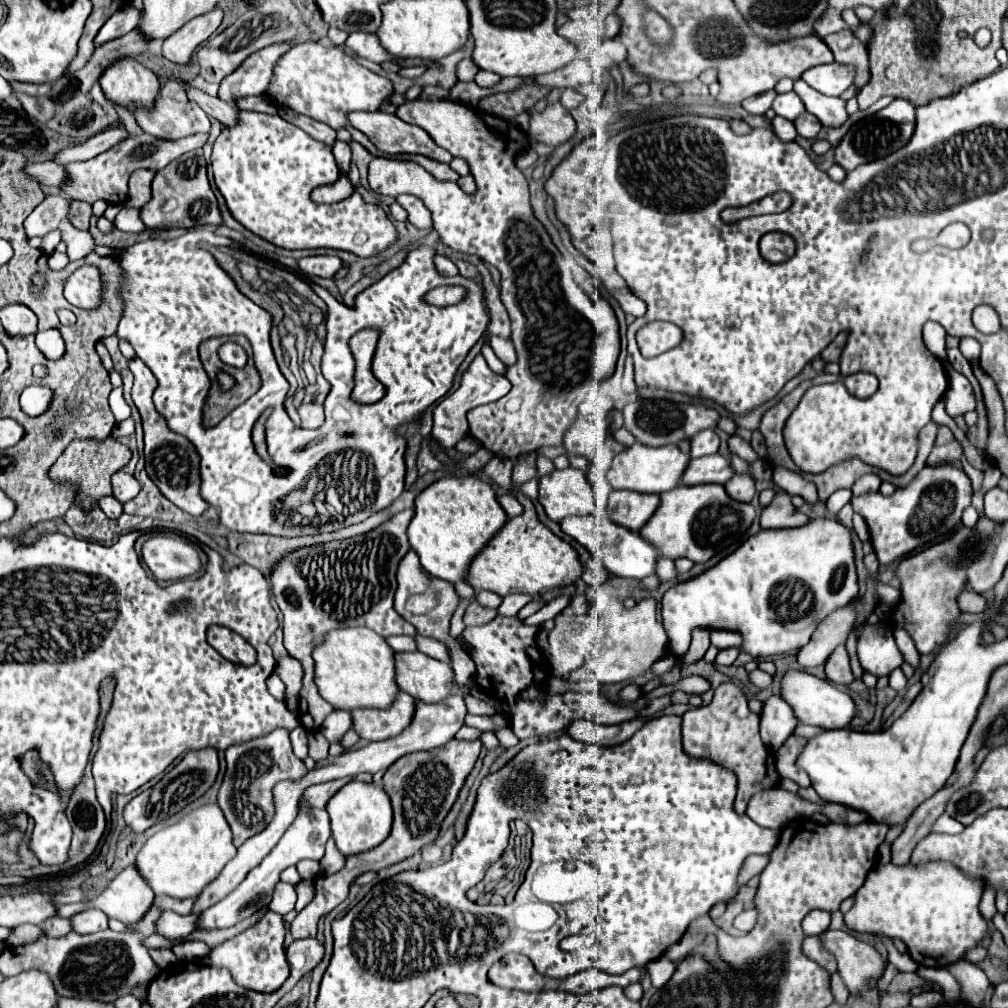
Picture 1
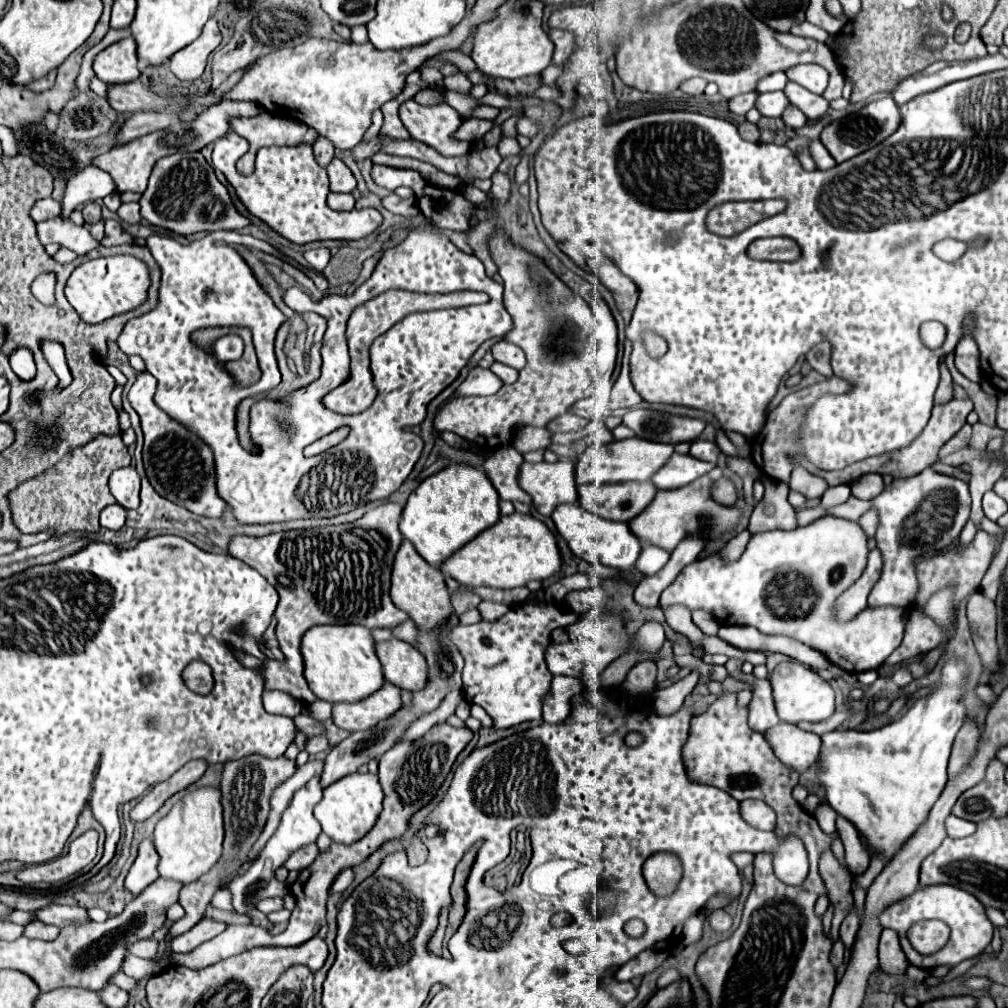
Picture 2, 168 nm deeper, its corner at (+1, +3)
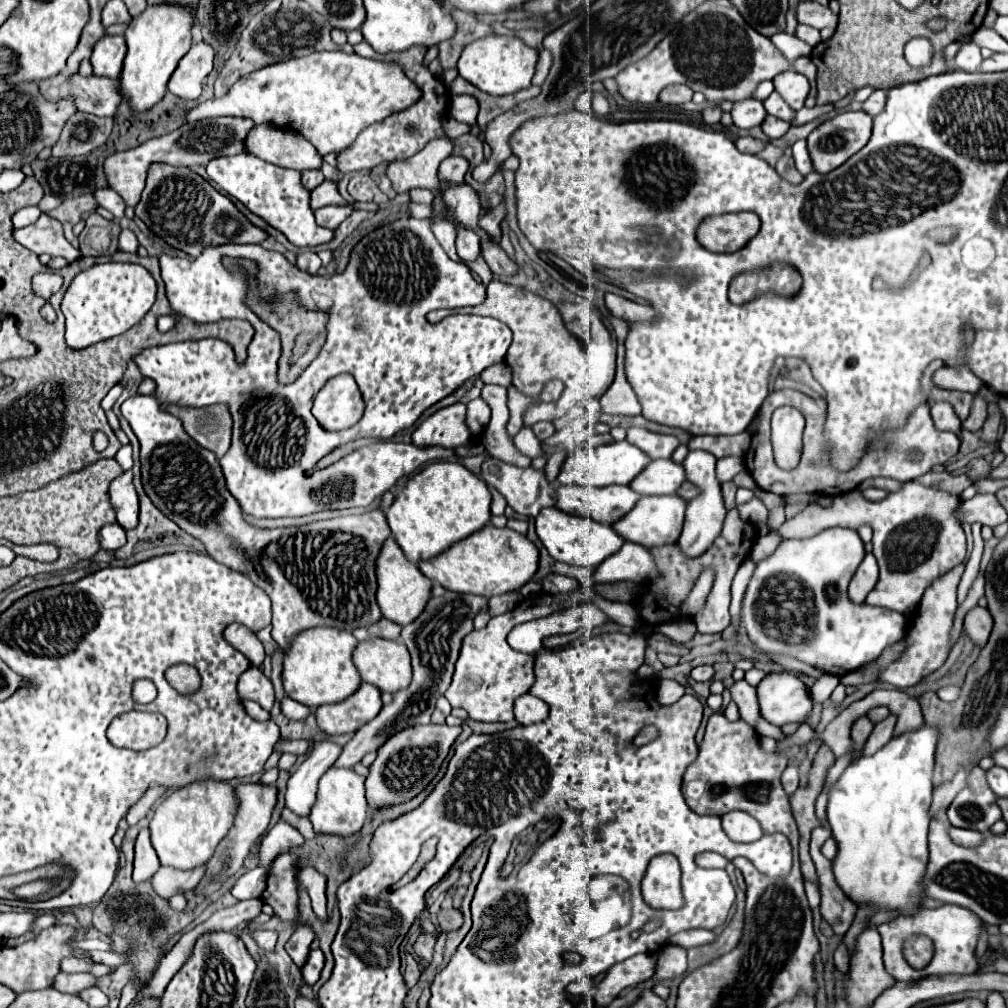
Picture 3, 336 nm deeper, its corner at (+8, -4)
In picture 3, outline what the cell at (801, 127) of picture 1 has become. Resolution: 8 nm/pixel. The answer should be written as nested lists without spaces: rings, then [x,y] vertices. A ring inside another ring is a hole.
[[[768,115],[768,117],[764,119],[764,123],[762,123],[762,131],[764,131],[770,139],[780,139],[788,129],[790,129],[790,123],[788,123],[788,121],[782,121],[782,119],[772,117],[772,115]]]

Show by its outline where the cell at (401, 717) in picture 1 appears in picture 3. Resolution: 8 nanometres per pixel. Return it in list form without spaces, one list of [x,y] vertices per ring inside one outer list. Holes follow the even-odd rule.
[[[362,683],[348,701],[334,703],[334,705],[320,705],[314,715],[318,727],[326,735],[344,735],[356,733],[362,725],[372,721],[382,709],[380,691],[374,685]]]

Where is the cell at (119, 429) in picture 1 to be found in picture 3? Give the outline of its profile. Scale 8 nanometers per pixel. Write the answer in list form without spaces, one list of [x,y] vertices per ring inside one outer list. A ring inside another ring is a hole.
[[[129,444],[122,445],[116,453],[115,459],[124,471],[131,469],[133,466],[132,447]]]

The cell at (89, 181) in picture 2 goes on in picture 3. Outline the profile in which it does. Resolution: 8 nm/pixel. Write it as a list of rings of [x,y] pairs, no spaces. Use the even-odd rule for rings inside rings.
[[[110,187],[96,189],[96,191],[94,191],[94,199],[96,199],[98,207],[104,207],[104,209],[112,211],[116,219],[120,219],[120,217],[124,215],[124,209],[126,209],[124,199],[120,199],[120,195],[118,195],[114,189],[110,189]]]

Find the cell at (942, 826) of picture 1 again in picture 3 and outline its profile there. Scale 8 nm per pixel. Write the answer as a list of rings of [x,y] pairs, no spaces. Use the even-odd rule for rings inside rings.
[[[950,827],[950,839],[956,843],[956,845],[964,845],[964,847],[972,847],[976,843],[980,843],[982,839],[982,833],[974,831],[974,829],[956,829],[956,827]]]

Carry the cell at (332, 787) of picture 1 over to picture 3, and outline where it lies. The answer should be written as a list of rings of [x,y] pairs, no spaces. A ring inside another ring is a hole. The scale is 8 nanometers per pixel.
[[[446,591],[442,597],[432,597],[424,613],[402,629],[402,641],[406,643],[412,657],[412,669],[414,669],[412,683],[408,685],[406,691],[404,689],[396,691],[394,701],[390,705],[384,705],[376,719],[372,719],[370,723],[360,727],[360,731],[354,733],[354,737],[342,747],[342,753],[336,759],[334,767],[352,769],[356,763],[362,761],[366,753],[378,751],[398,731],[404,731],[414,725],[430,723],[438,697],[442,697],[452,683],[454,663],[458,659],[458,651],[460,651],[464,635],[470,633],[470,621],[476,617],[480,609],[486,607],[486,601],[488,599],[480,595]]]

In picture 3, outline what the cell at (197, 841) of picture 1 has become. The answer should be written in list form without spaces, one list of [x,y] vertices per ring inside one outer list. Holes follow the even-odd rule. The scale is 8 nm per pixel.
[[[206,779],[186,785],[188,789],[172,791],[154,811],[150,821],[152,847],[158,853],[158,859],[164,867],[174,869],[196,869],[208,863],[214,855],[216,845],[226,835],[232,825],[232,815],[236,813],[236,797],[232,795],[234,787],[222,781]]]

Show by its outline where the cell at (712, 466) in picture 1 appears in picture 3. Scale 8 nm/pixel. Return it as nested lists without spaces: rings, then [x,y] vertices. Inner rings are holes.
[[[656,459],[648,465],[648,471],[642,471],[636,477],[636,483],[632,483],[630,487],[640,495],[674,495],[684,481],[686,481],[686,471],[680,463],[674,463],[672,459]]]

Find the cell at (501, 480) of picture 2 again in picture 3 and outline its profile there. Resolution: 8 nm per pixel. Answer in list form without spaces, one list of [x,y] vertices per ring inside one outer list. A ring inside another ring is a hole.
[[[490,487],[490,493],[492,493],[492,515],[504,515],[504,509],[506,509],[506,499],[500,495],[498,489]]]

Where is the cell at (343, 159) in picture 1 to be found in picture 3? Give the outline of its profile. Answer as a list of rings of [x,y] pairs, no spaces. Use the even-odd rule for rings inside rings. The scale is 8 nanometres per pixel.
[[[326,179],[324,183],[320,183],[320,185],[312,191],[310,203],[312,203],[312,209],[320,209],[320,207],[326,207],[326,205],[350,205],[350,203],[340,195],[336,181],[330,181],[330,179]]]

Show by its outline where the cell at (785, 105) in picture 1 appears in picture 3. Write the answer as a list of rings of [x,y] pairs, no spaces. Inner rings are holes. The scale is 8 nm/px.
[[[744,99],[744,101],[736,101],[734,109],[732,109],[732,119],[734,125],[742,127],[742,129],[752,129],[756,125],[760,125],[766,119],[766,109],[762,105],[762,101],[756,99]]]

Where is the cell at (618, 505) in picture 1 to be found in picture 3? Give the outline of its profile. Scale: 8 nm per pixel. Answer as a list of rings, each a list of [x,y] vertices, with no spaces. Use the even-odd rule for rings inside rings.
[[[560,485],[556,489],[556,507],[570,513],[590,517],[596,523],[614,525],[640,499],[630,487],[572,487]]]

